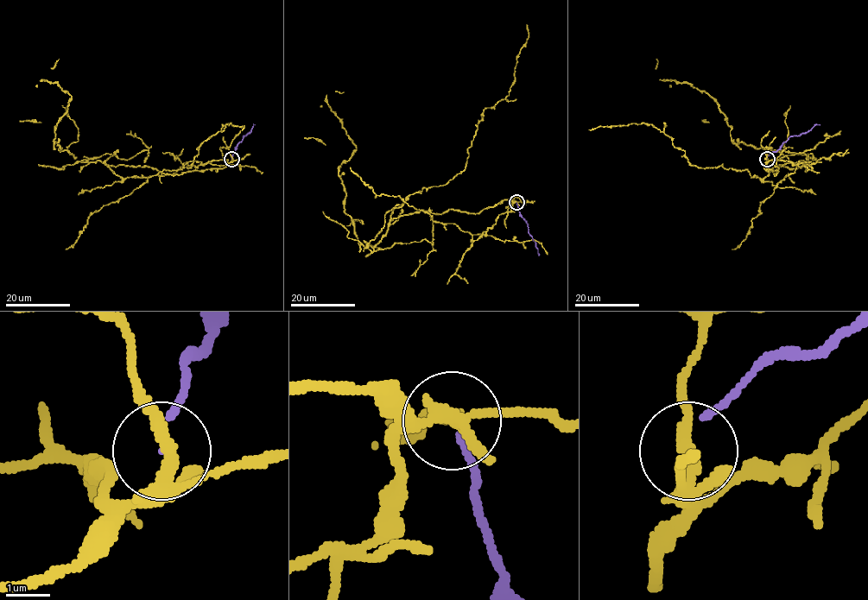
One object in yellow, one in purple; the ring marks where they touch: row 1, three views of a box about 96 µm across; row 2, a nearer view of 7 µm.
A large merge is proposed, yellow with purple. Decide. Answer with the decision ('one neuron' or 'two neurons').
two neurons

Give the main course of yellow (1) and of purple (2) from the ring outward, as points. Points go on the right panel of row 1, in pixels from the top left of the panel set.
1: (767, 158), (773, 173), (782, 165), (759, 179), (691, 165), (650, 123), (588, 129)
2: (767, 158), (790, 136), (820, 124)

